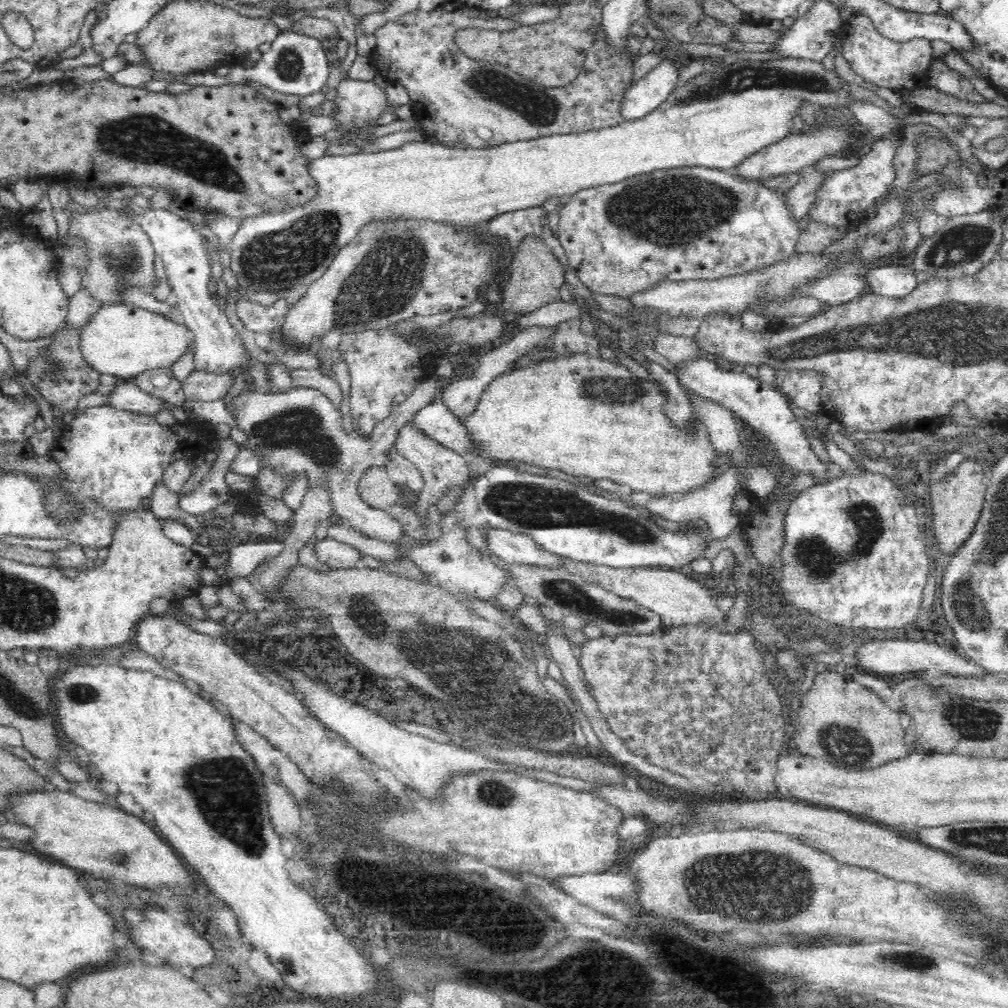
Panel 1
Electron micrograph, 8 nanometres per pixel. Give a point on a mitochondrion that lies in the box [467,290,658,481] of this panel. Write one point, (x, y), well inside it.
(596, 390)

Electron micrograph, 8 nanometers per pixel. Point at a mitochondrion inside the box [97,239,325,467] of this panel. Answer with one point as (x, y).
(126, 262)

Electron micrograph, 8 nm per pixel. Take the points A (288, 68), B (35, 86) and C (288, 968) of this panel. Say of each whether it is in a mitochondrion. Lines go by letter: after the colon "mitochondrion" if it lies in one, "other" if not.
A: mitochondrion
B: other
C: other

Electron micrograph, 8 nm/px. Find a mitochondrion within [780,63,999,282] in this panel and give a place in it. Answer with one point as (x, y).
(959, 245)

